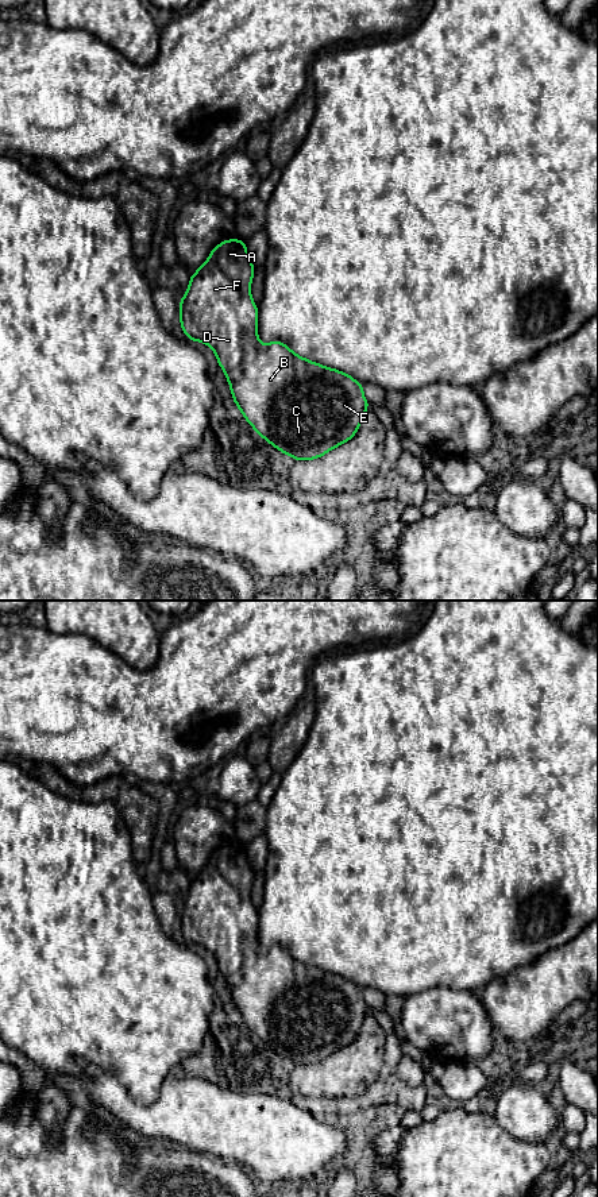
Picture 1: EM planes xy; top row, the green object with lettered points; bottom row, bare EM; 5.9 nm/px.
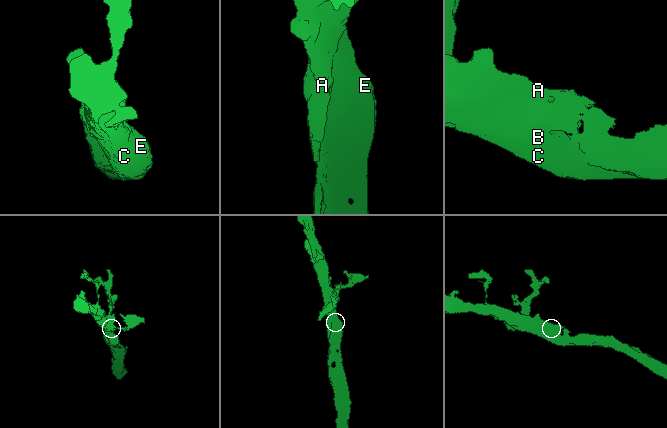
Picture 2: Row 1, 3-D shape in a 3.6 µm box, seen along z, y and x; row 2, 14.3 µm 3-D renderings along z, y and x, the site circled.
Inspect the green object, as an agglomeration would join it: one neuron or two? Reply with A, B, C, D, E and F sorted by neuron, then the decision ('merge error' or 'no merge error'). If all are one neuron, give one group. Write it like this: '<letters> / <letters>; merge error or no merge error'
A B C D E F; no merge error

